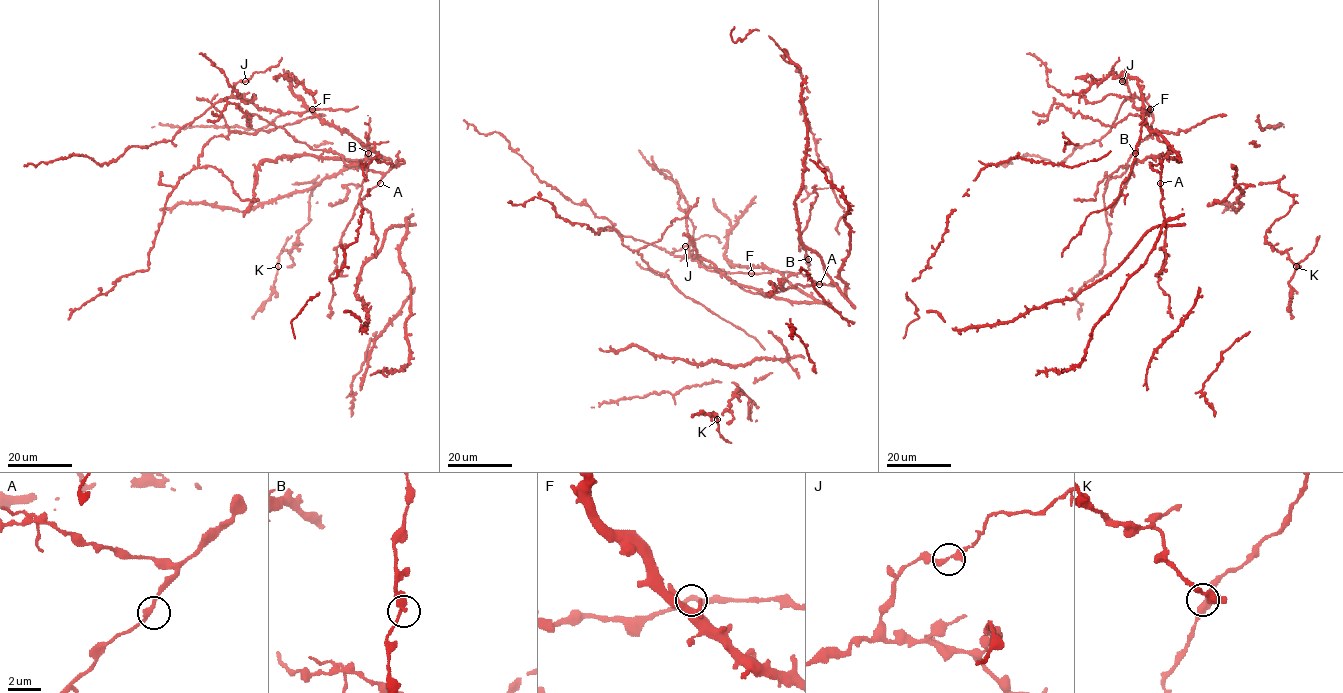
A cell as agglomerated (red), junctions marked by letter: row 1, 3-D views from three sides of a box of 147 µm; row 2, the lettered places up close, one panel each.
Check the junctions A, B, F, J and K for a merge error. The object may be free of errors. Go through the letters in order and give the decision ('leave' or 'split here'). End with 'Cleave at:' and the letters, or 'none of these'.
A: leave
B: leave
F: leave
J: leave
K: leave
Cleave at: none of these

